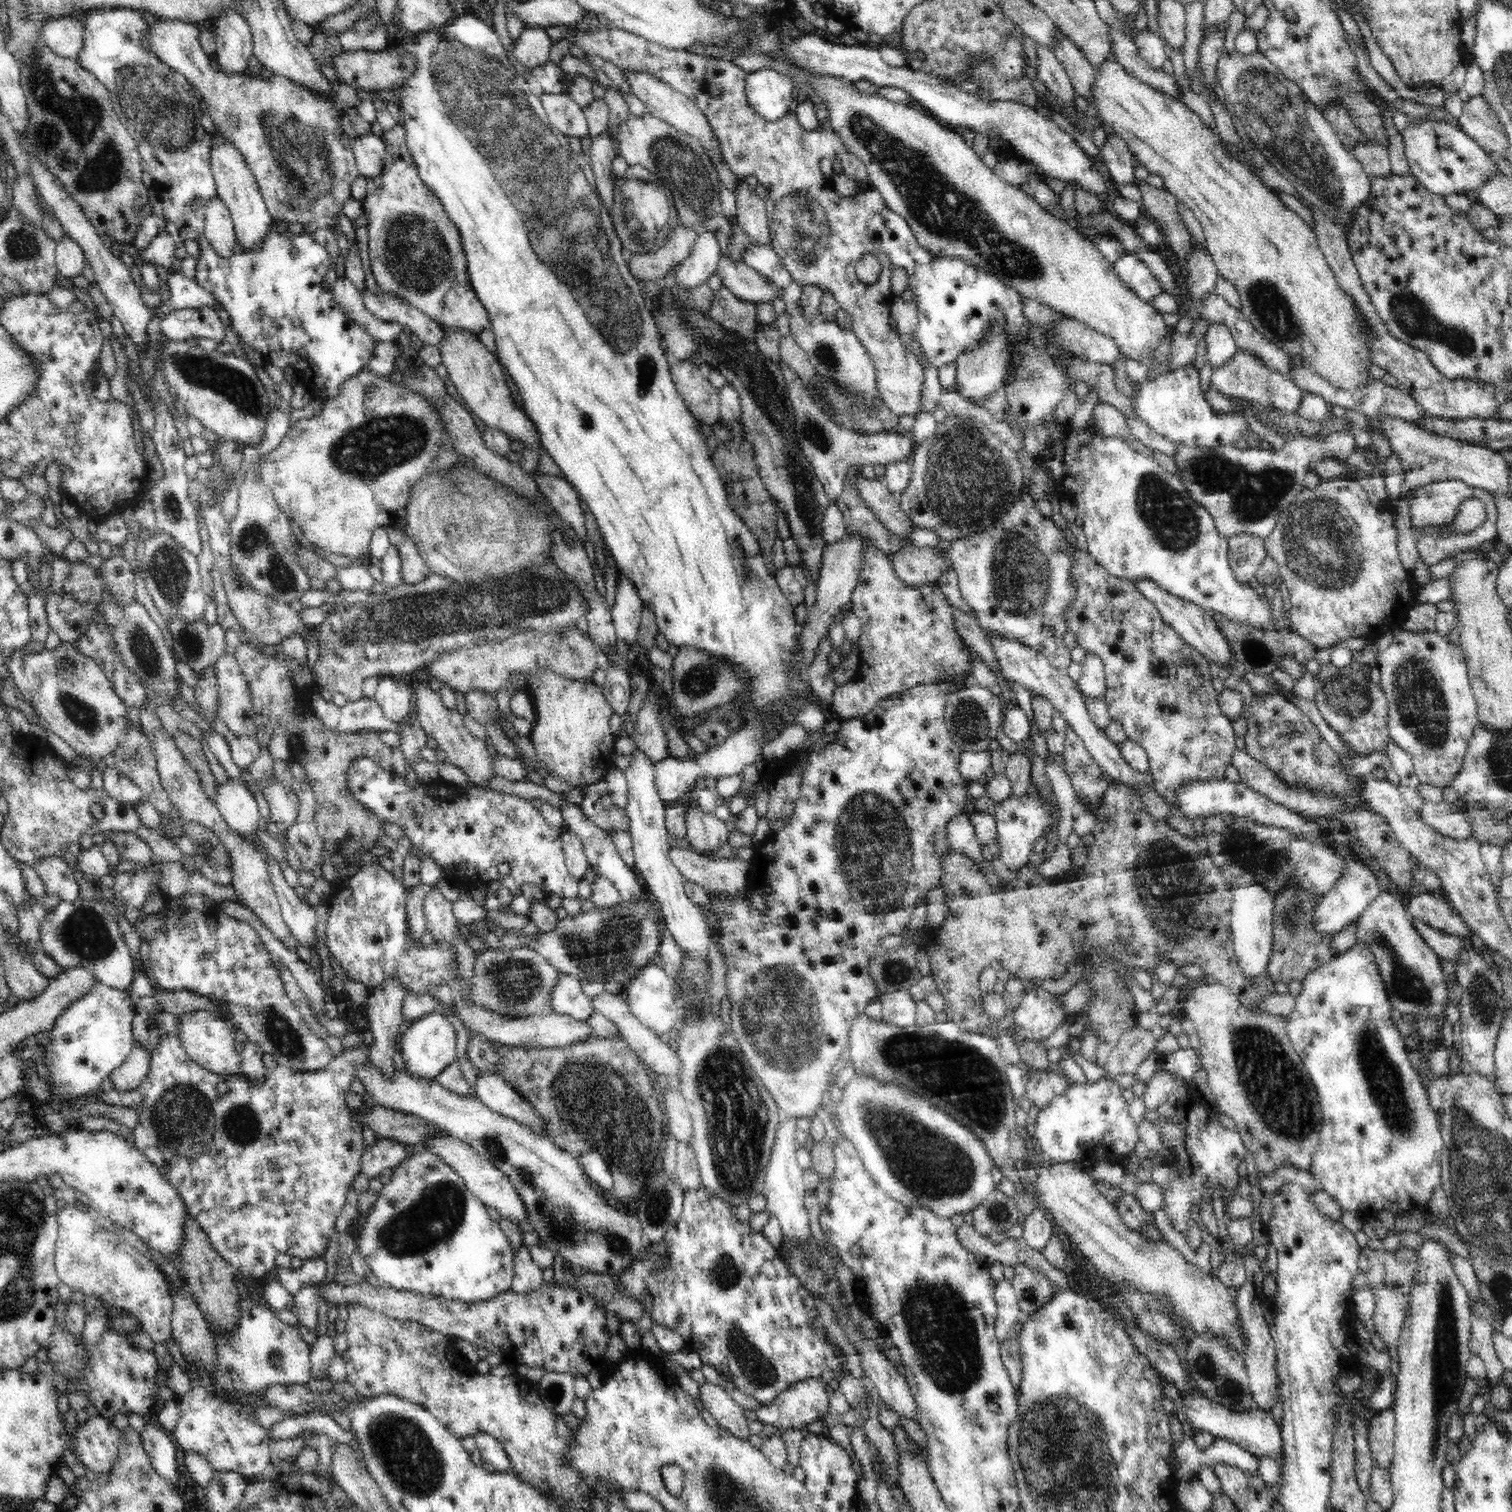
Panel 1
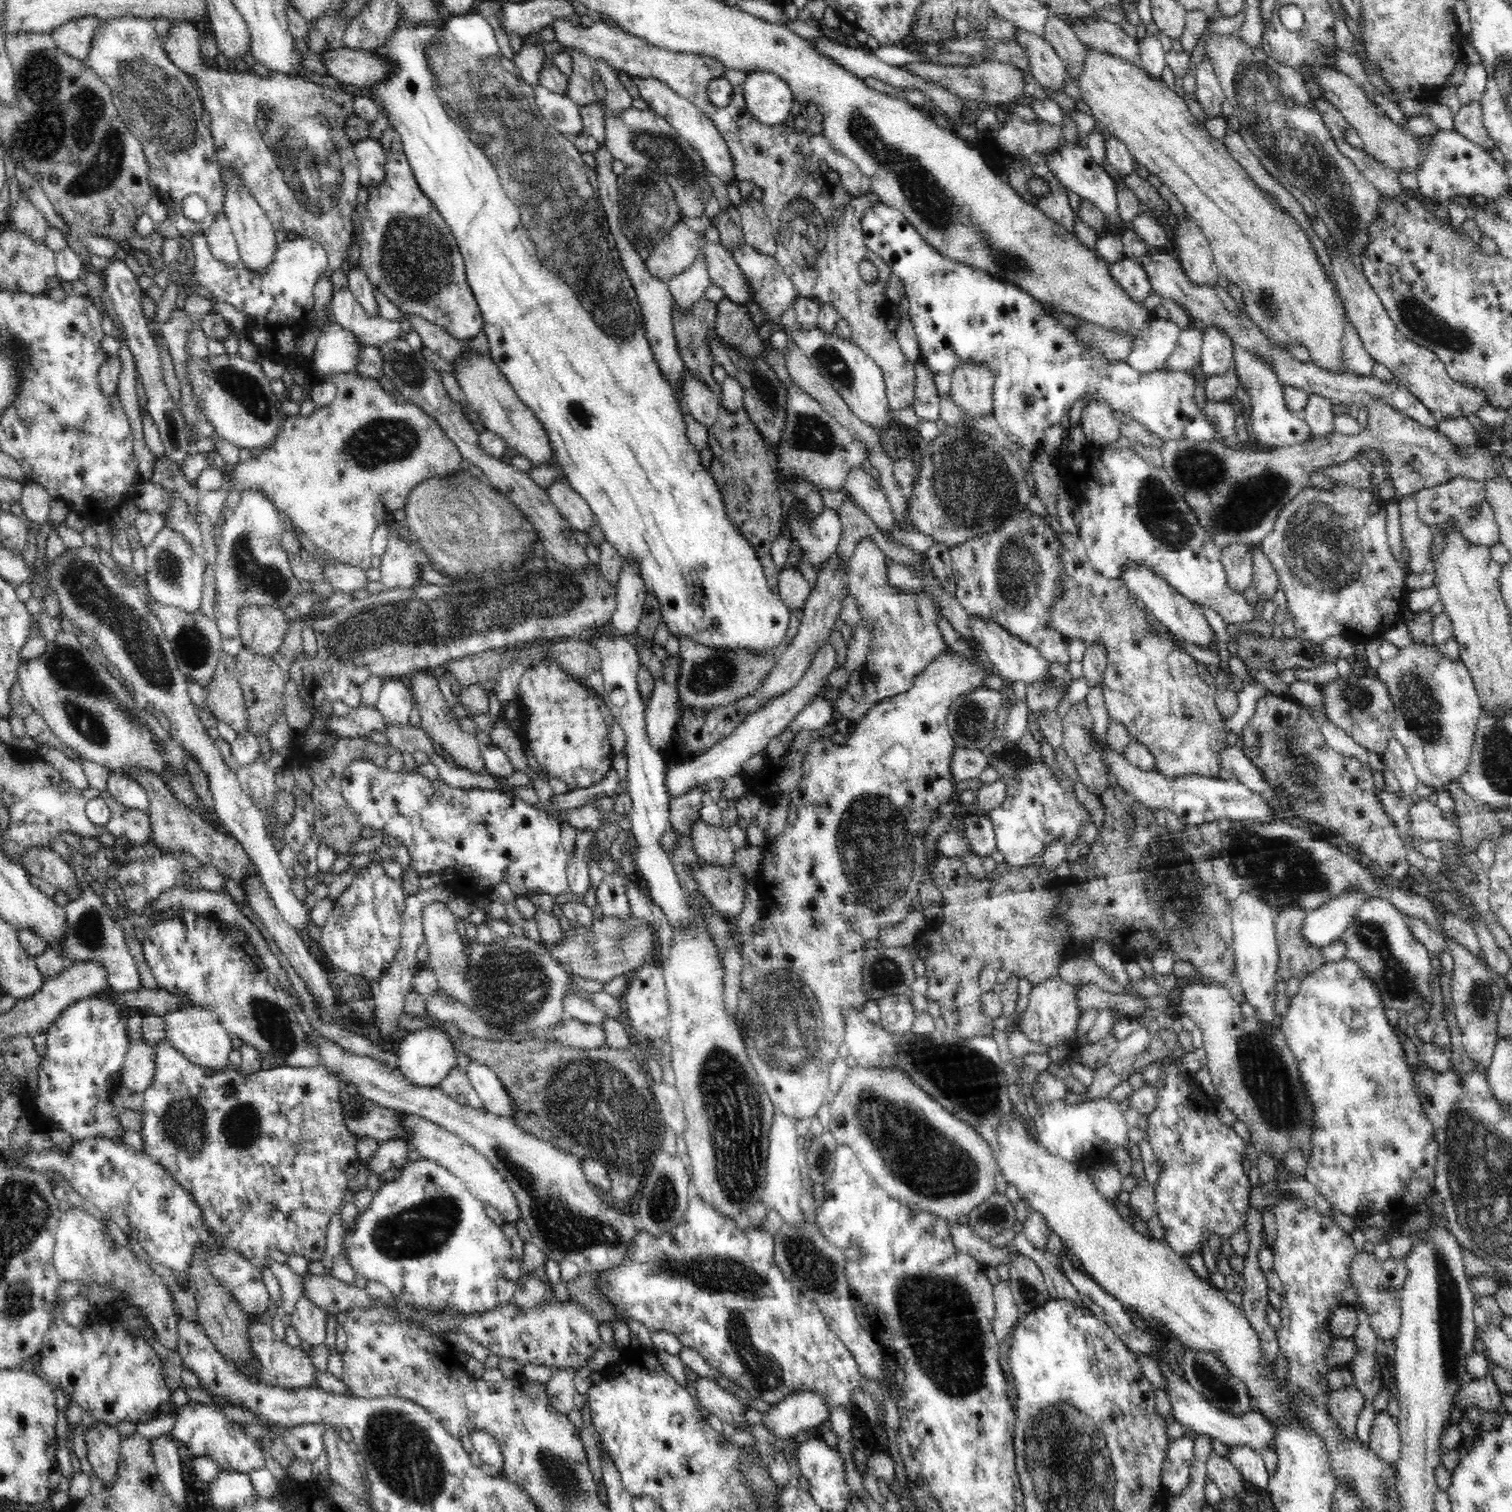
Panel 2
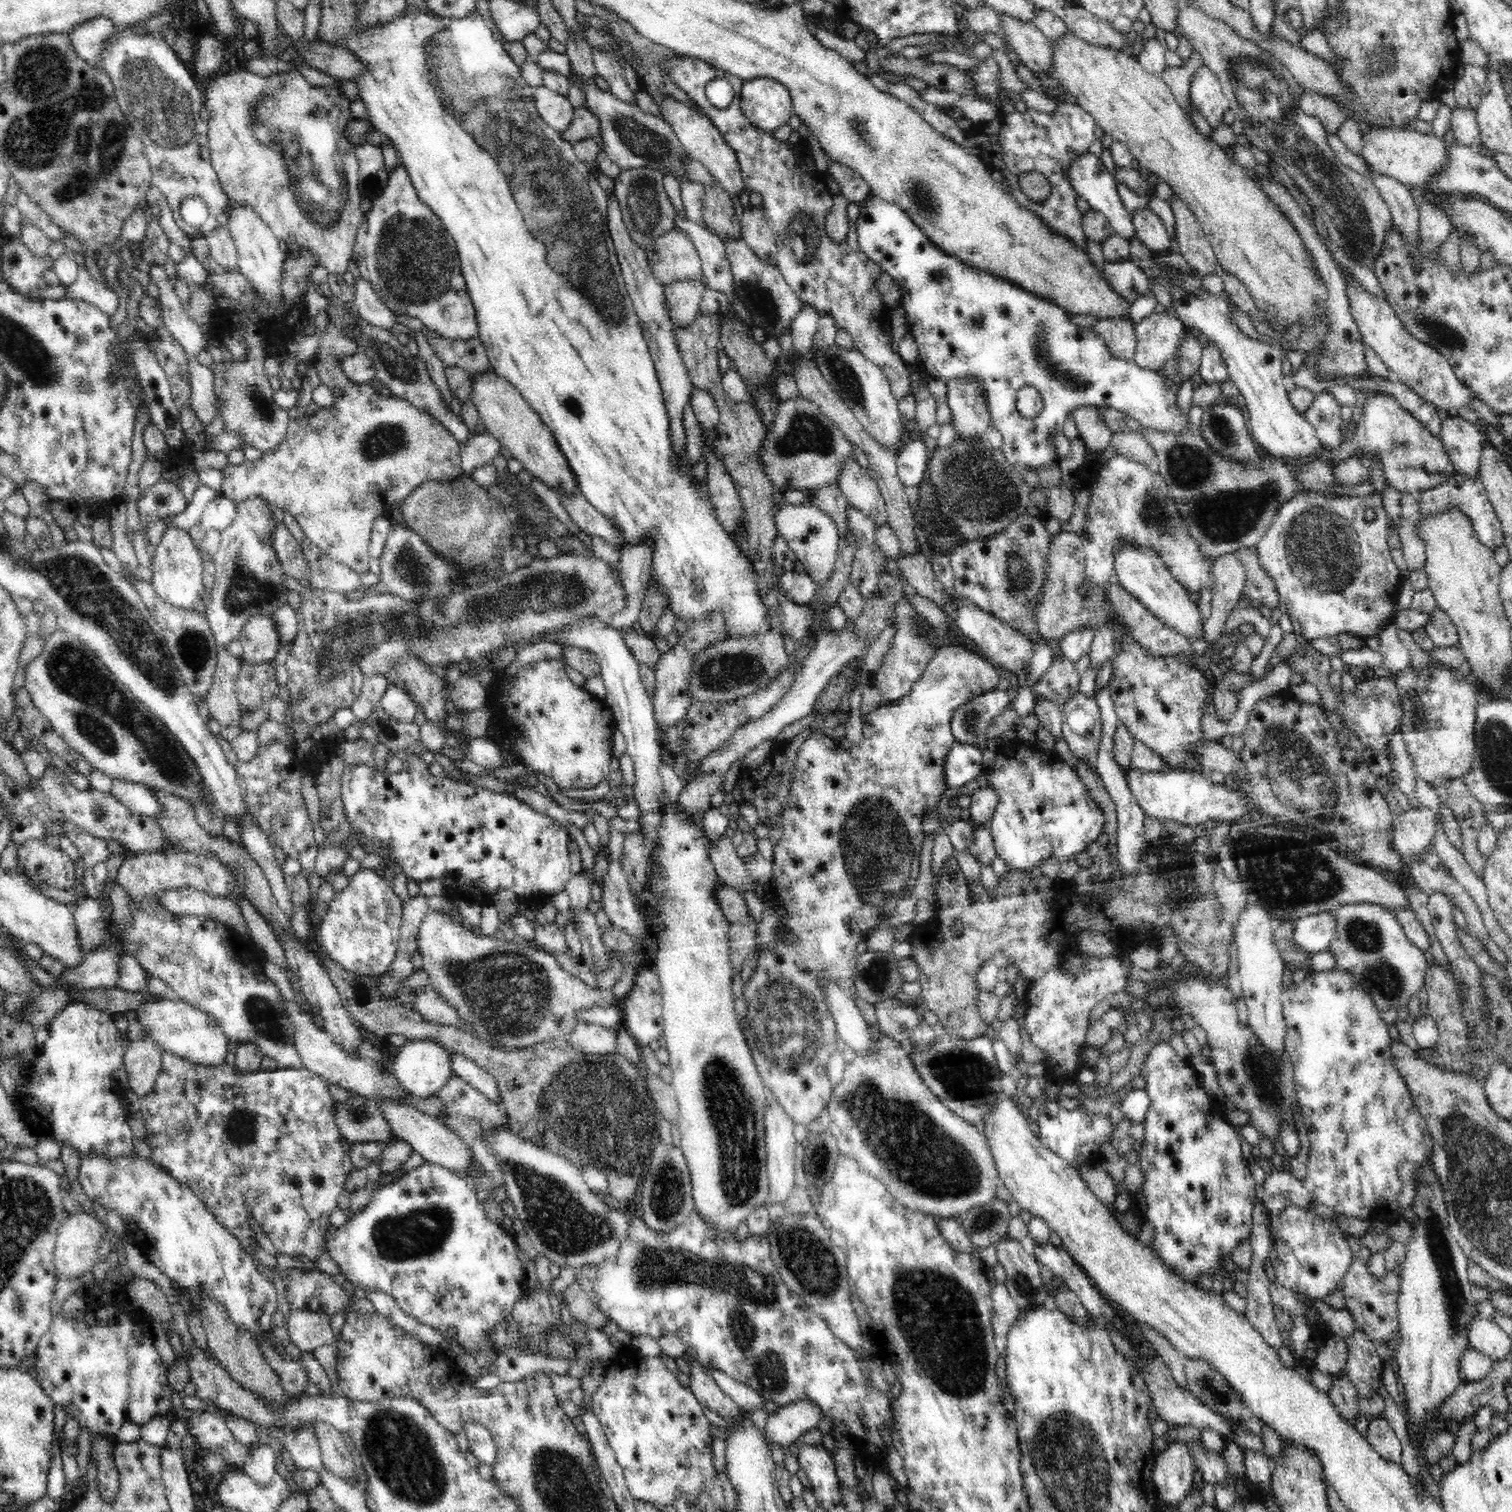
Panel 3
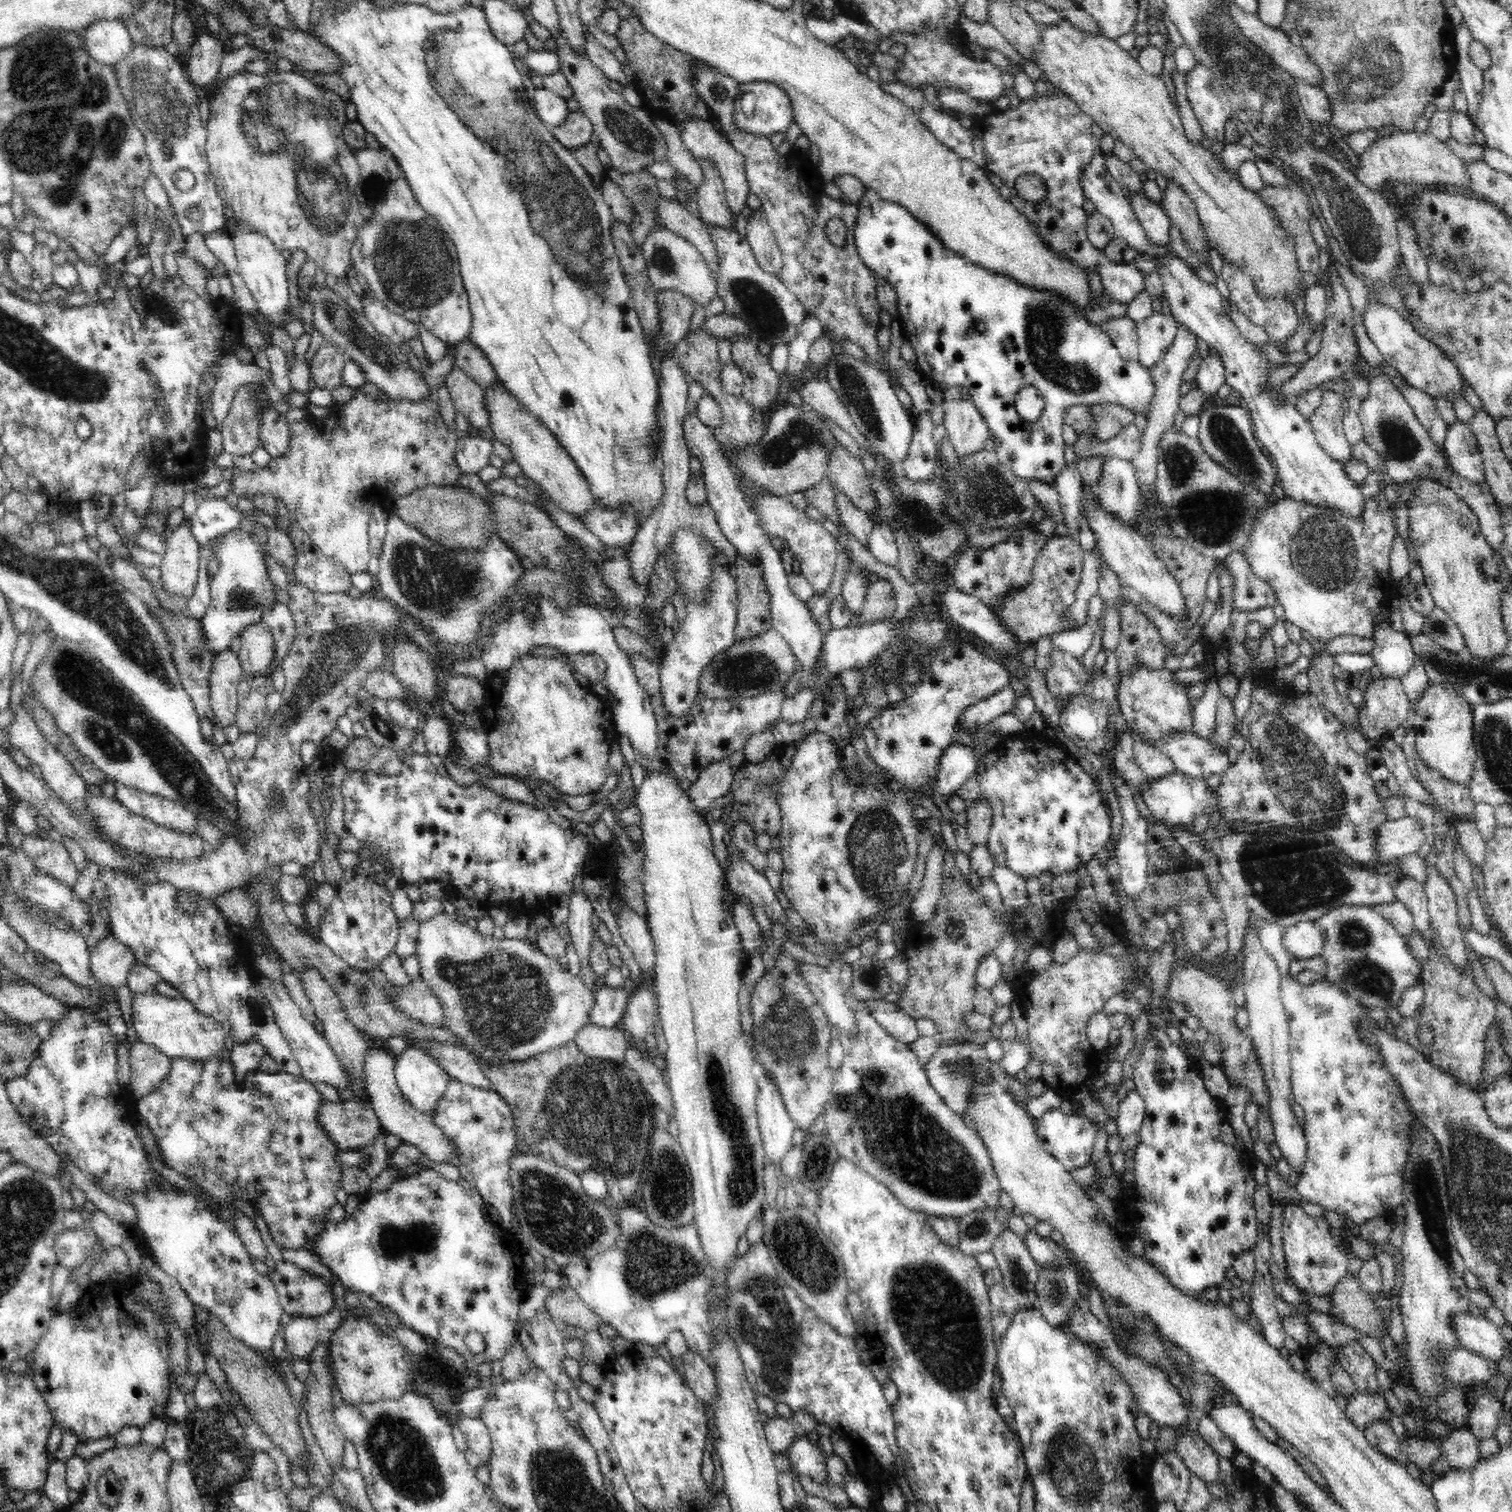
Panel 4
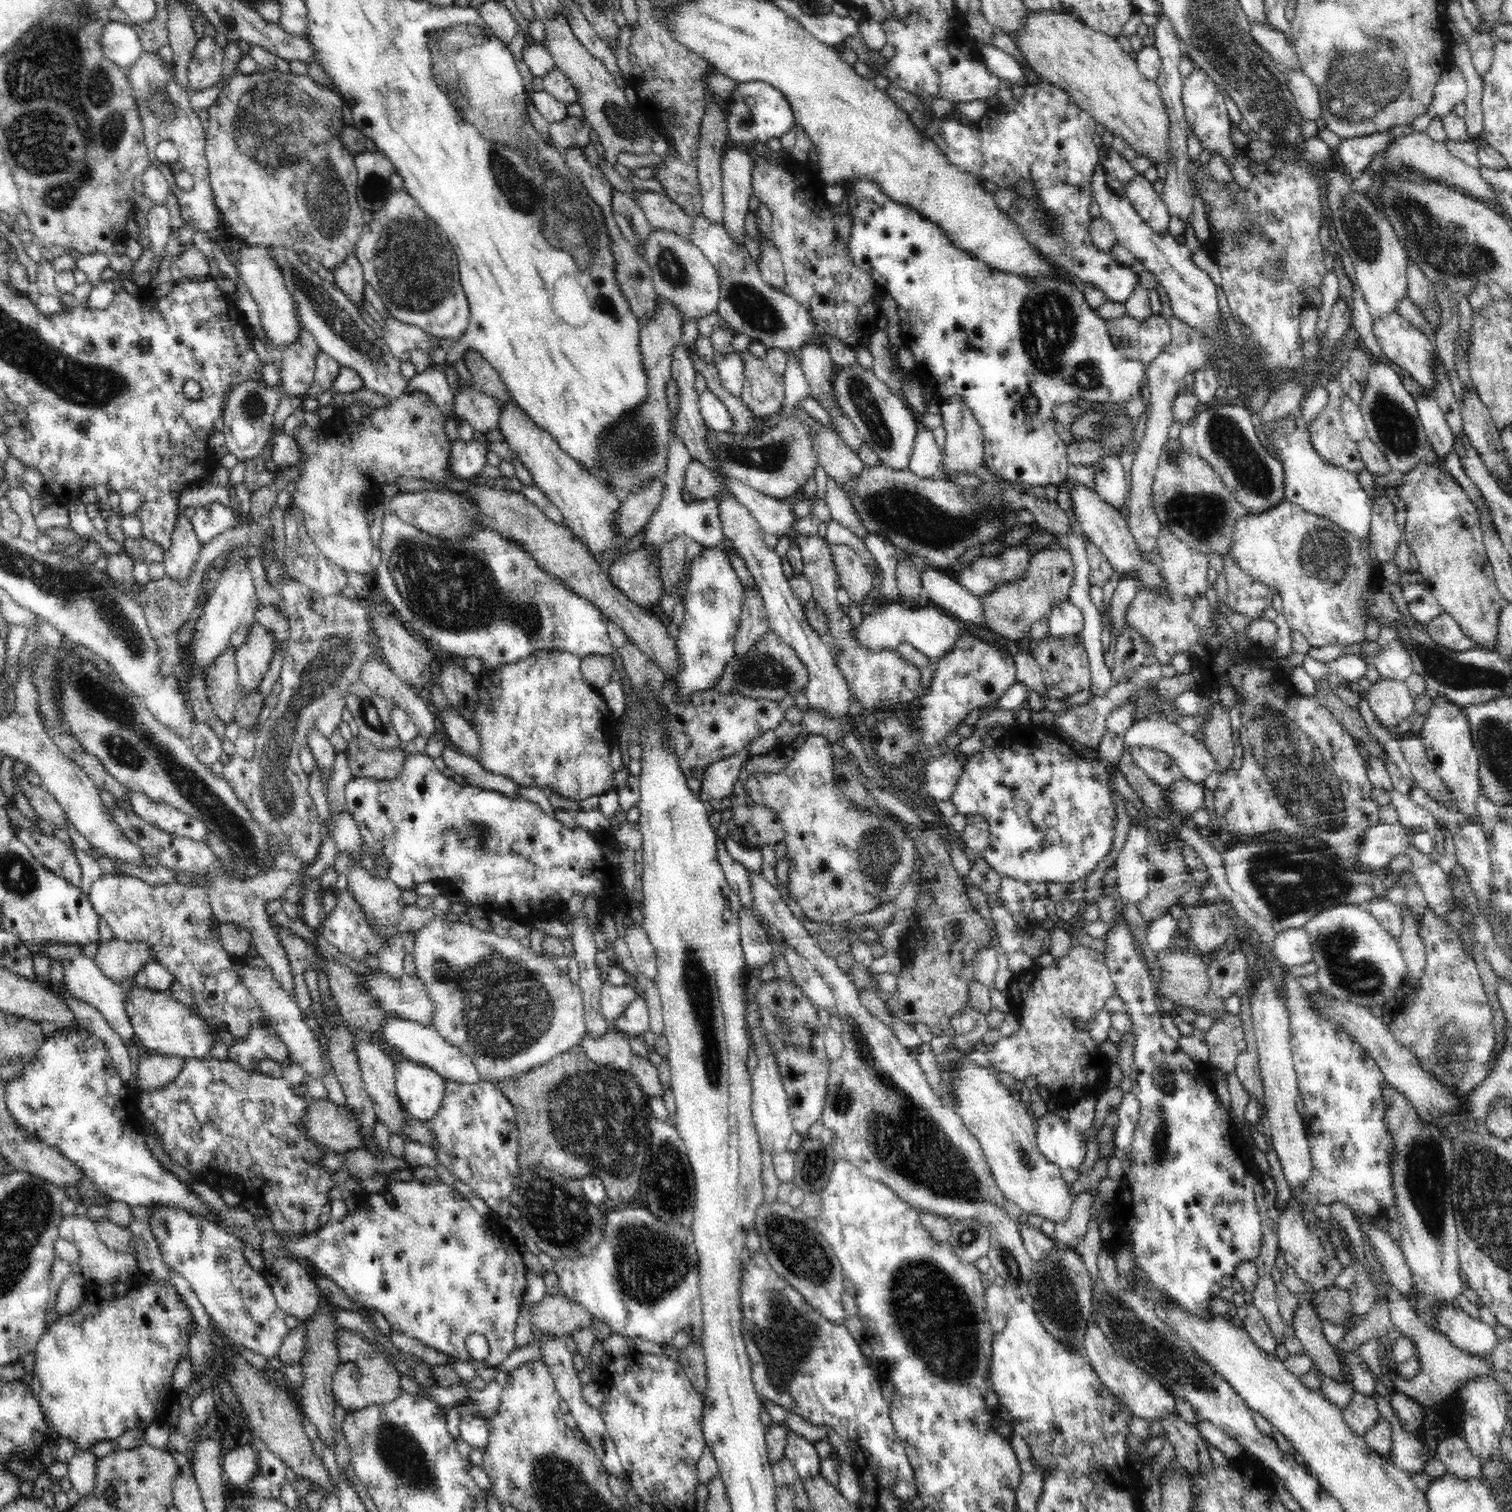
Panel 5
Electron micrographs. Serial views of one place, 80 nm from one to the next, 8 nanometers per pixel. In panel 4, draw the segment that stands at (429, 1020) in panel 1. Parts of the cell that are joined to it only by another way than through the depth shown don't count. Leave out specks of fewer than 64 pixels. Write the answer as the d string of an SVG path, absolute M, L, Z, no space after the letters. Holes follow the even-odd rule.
M408 1047L395 1060L396 1082L408 1104L420 1113L434 1112L450 1076L424 1049Z

